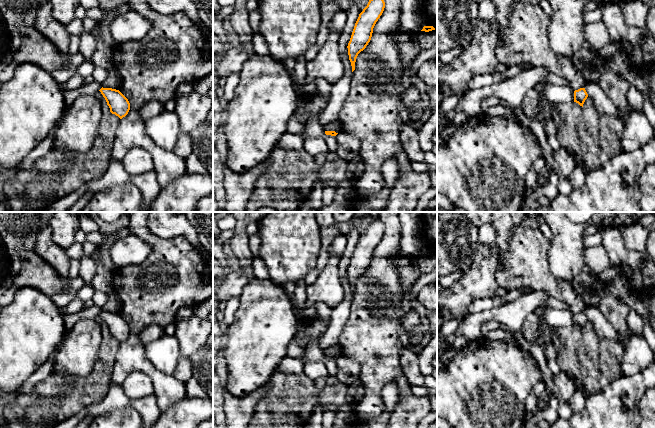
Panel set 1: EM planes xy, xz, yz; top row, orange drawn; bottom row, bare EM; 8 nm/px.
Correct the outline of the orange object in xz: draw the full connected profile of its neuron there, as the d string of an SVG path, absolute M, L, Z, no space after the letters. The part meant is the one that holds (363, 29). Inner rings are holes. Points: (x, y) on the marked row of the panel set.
M369 0L367 6L359 14L347 46L352 72L355 70L356 58L370 42L373 28L382 15L384 8L384 0Z

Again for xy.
M102 87L99 91L105 98L112 114L115 114L120 119L128 114L130 103L119 90Z

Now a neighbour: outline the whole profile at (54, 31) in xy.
M50 2L39 8L33 27L52 42L62 53L68 52L70 35L66 31L65 25L53 18Z

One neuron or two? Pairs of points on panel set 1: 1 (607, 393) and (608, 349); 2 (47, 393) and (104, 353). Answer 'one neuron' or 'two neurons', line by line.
1: two neurons
2: one neuron

